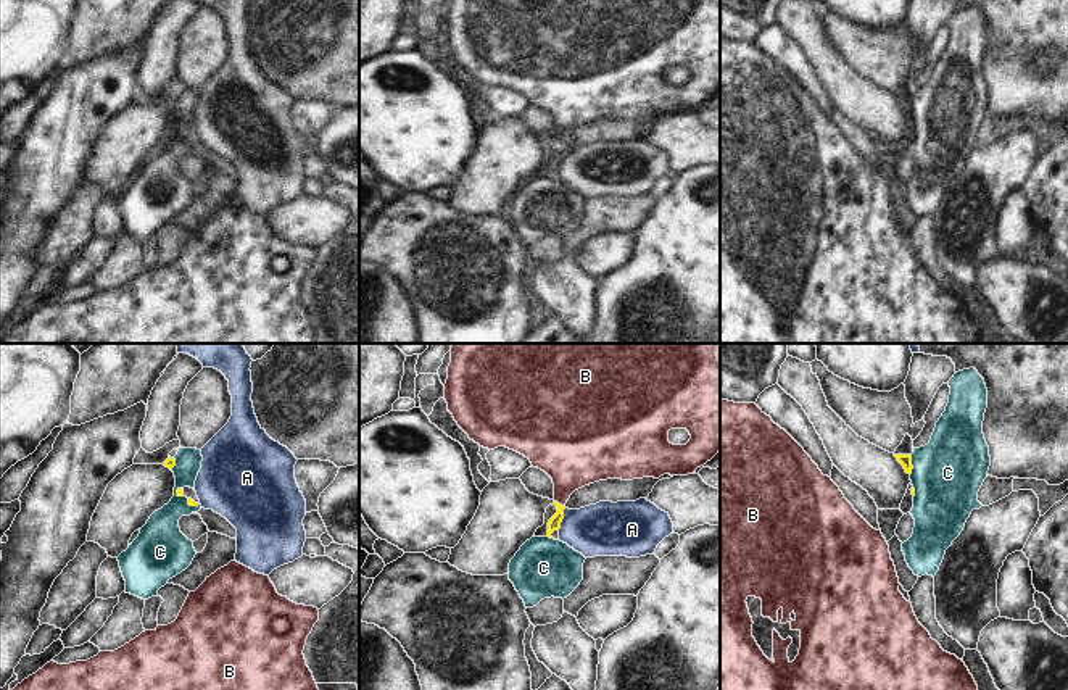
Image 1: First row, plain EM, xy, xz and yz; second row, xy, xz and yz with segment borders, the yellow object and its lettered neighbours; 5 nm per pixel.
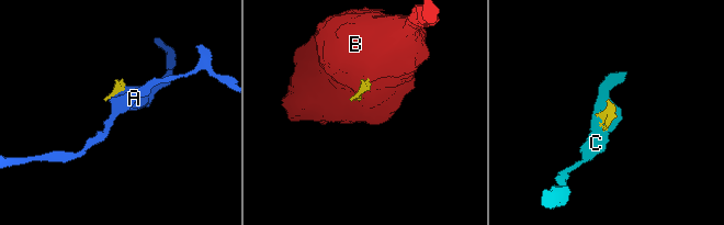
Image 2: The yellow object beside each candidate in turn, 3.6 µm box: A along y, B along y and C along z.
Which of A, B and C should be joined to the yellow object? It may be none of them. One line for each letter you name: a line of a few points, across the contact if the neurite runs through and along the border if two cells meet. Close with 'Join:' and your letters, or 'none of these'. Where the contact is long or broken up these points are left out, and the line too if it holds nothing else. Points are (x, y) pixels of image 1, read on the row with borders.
Join: none of these

